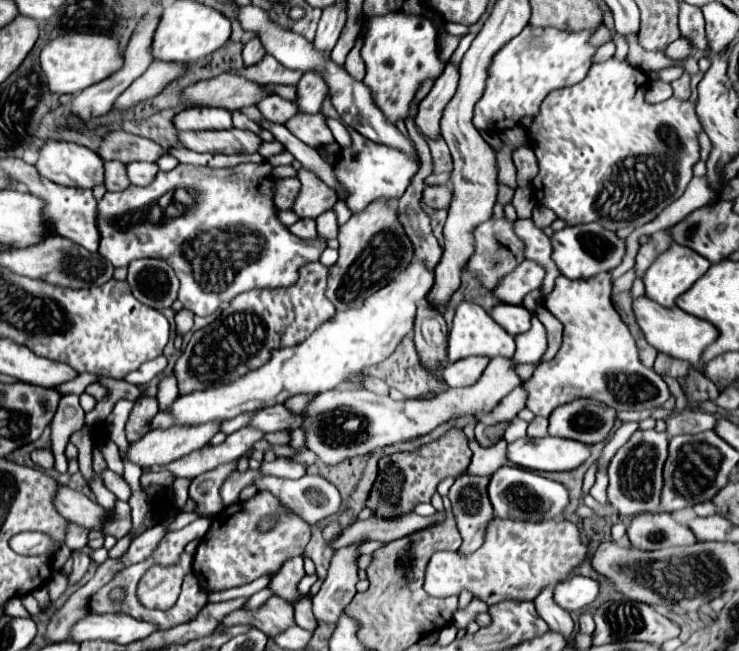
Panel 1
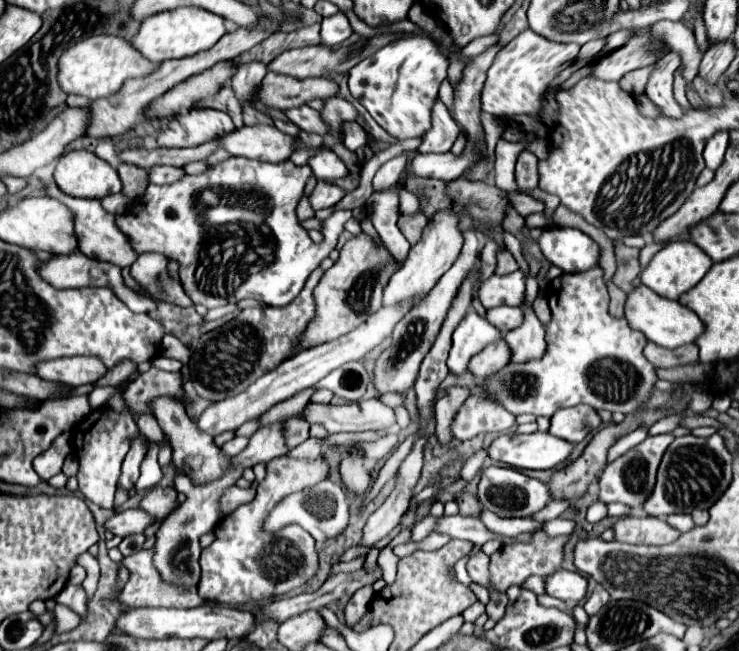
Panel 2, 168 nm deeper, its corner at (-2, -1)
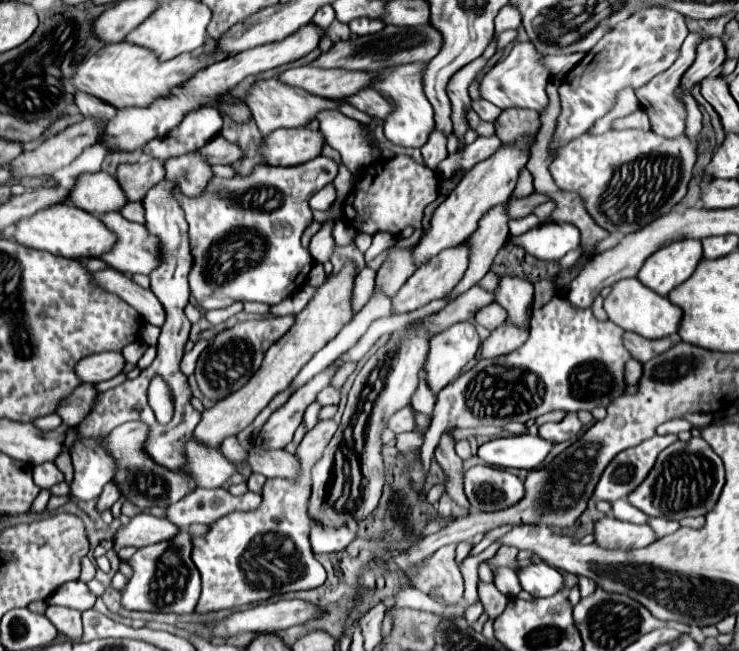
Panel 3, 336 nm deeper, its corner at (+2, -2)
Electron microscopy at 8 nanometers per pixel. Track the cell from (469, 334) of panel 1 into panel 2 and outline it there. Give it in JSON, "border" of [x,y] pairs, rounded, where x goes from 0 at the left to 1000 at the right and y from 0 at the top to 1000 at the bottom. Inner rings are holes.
{"border":[[[641,475],[633,478],[612,515],[612,536],[606,545],[609,573],[628,573],[639,545],[650,542],[658,530],[671,527],[674,521],[679,521],[677,505],[650,487]]]}

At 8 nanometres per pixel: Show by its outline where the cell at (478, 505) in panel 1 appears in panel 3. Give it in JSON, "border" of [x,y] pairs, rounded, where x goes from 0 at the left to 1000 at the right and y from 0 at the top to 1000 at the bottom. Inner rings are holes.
{"border":[[[666,894],[663,897],[647,897],[647,916],[650,916],[655,940],[660,943],[663,952],[671,952],[687,928],[687,919],[679,909],[674,909],[674,903]]]}

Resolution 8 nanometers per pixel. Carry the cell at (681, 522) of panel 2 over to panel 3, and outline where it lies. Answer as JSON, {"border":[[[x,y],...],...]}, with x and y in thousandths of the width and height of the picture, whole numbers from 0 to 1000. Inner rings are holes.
{"border":[[[880,796],[877,805],[882,808],[888,826],[896,826],[901,820],[912,820],[920,811],[920,805],[915,799],[904,799],[904,796]]]}

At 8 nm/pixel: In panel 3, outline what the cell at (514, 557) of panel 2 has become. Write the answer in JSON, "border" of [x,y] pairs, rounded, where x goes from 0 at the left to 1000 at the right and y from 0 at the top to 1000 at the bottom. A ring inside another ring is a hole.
{"border":[[[679,839],[679,842],[674,845],[674,851],[663,860],[666,876],[674,873],[674,869],[690,869],[690,873],[698,876],[698,873],[701,873],[701,866],[698,866],[698,851],[701,851],[698,842],[693,842],[693,839]]]}

